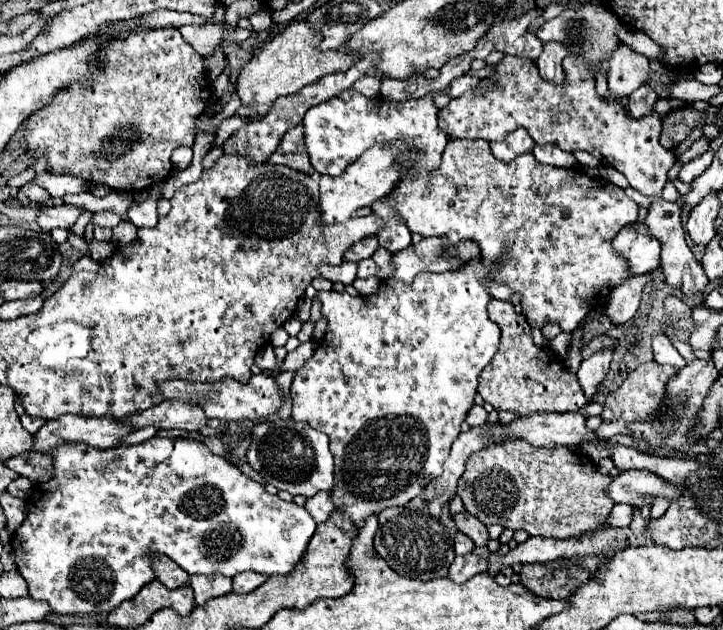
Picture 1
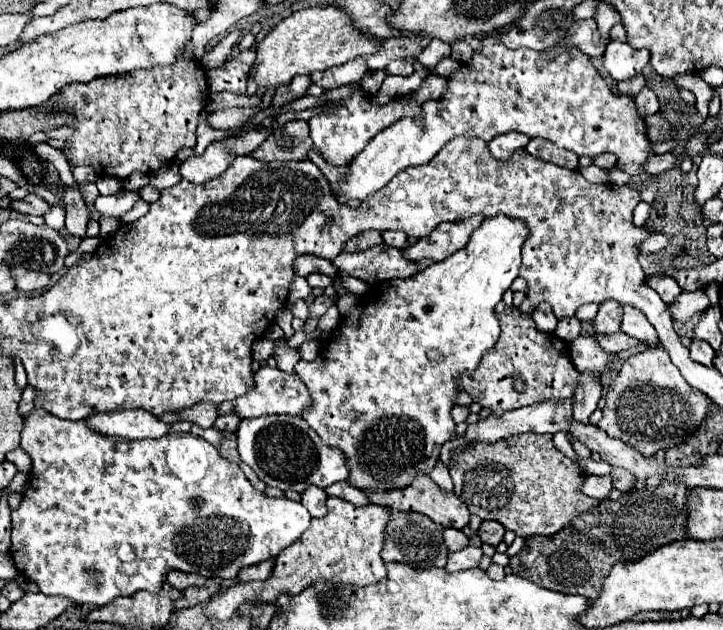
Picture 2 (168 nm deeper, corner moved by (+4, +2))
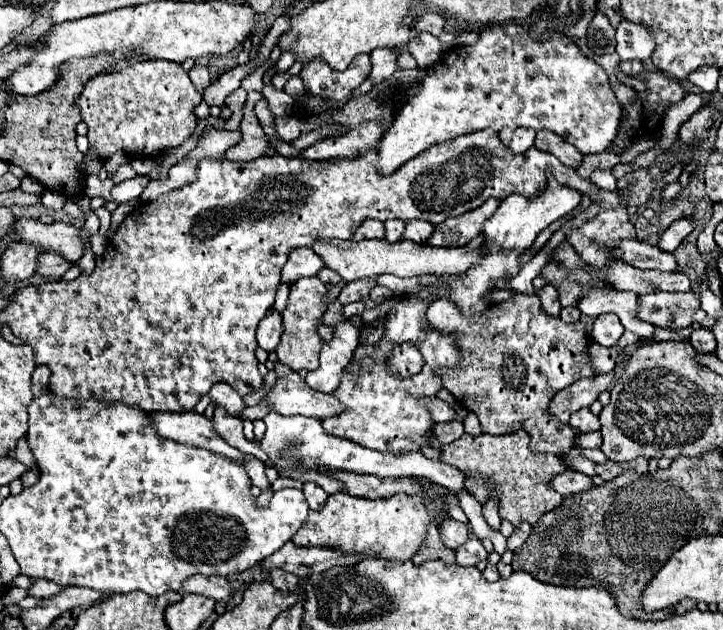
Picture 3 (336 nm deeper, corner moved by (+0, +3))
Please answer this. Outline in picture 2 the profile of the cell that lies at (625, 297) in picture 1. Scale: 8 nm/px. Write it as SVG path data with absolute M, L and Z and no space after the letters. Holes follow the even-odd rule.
M617 301L601 303L599 313L593 319L595 333L601 333L601 335L617 333L619 325L621 325L621 315L623 315L623 309L621 309L621 305Z

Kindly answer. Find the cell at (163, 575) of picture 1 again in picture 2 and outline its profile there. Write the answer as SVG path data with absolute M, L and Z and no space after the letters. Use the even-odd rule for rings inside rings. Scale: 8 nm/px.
M169 571L167 583L179 591L185 591L187 587L199 587L207 581L207 577L197 573L181 573L181 571Z

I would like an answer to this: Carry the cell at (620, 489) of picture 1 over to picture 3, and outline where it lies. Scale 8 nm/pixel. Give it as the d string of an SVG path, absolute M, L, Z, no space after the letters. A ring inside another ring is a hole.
M567 468L565 474L553 478L553 488L559 494L577 494L577 492L587 492L589 486L593 486L593 480L577 470Z

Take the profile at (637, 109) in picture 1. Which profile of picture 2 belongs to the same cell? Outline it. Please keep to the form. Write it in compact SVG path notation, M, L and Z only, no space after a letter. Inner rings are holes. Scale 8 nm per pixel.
M635 75L633 79L629 79L629 81L623 81L621 85L617 85L619 87L619 91L621 93L625 93L625 95L637 95L643 87L645 87L645 79L643 79L643 75Z

